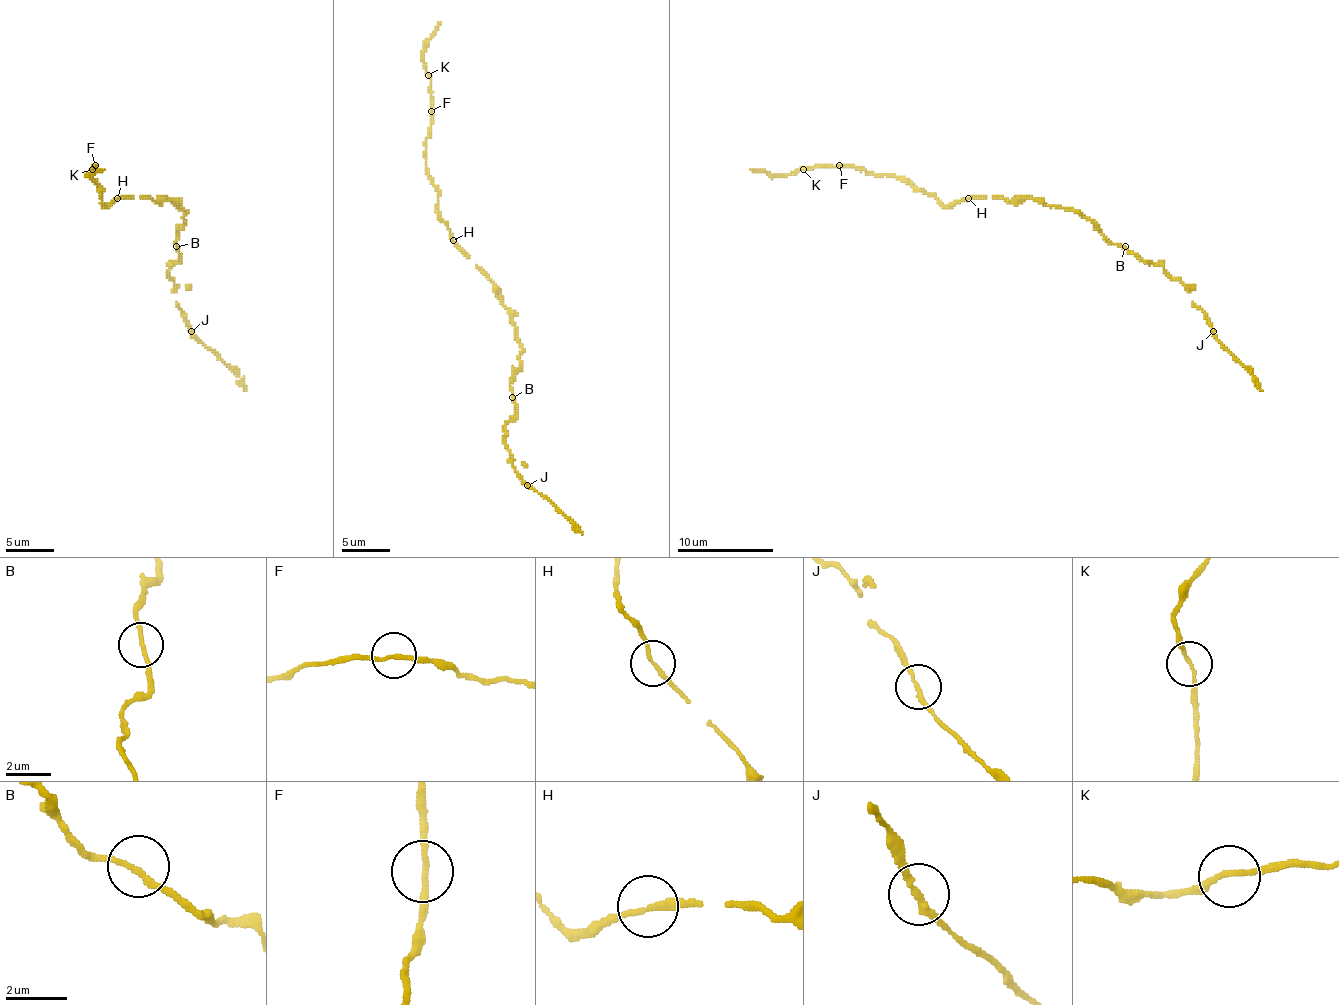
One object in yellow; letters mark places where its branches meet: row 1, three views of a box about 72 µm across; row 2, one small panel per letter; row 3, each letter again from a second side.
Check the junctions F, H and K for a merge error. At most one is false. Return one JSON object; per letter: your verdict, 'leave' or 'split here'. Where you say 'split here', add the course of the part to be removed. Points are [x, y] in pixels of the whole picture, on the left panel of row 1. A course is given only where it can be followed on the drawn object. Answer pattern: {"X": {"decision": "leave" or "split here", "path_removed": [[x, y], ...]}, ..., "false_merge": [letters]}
{"F": {"decision": "leave"}, "H": {"decision": "leave"}, "K": {"decision": "leave"}, "false_merge": []}

